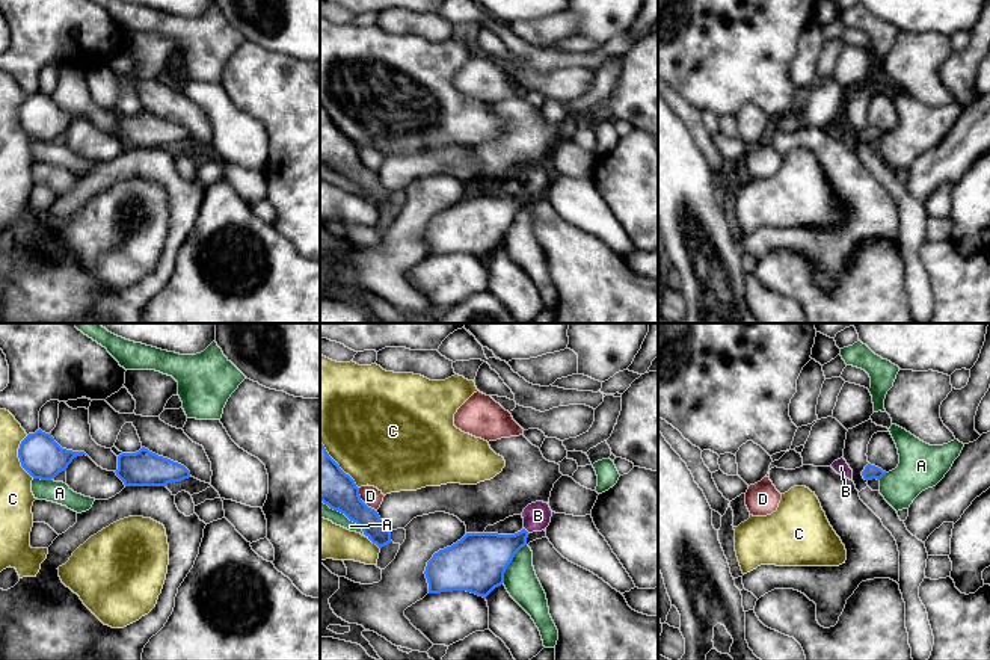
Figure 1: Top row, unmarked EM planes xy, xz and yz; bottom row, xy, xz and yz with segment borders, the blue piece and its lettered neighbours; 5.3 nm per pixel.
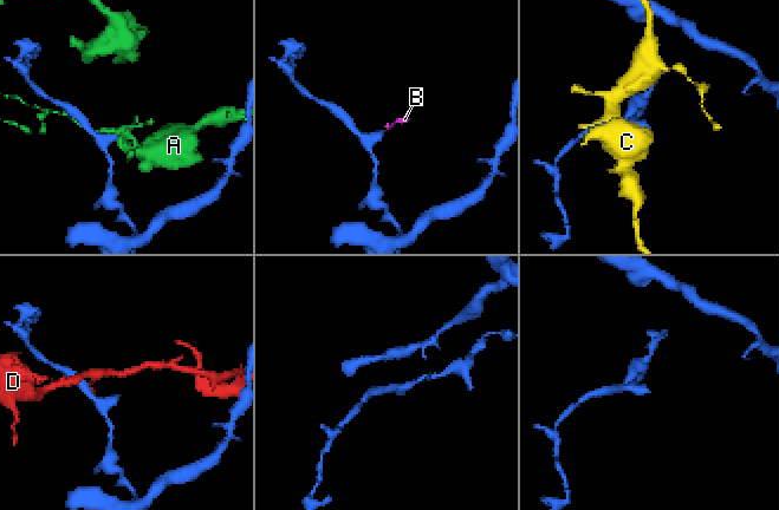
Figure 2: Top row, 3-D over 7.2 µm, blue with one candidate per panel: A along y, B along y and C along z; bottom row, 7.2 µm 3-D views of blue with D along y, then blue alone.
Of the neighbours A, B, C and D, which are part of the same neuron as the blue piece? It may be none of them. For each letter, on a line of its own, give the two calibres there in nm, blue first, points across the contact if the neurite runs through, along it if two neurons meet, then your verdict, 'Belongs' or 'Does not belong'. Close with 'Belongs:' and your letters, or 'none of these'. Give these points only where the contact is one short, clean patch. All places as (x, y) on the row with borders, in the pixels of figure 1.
A: Thickness 240 nm (blue) against 80 nm. Does not belong
B: Thickness 260 nm (blue) against 140 nm. Path across: xz (486, 556), (512, 544), (525, 530), (538, 515). Belongs
C: Thickness 220 nm (blue) against 180 nm. Does not belong
D: Thickness 240 nm (blue) against 100 nm. Does not belong
Belongs: B

